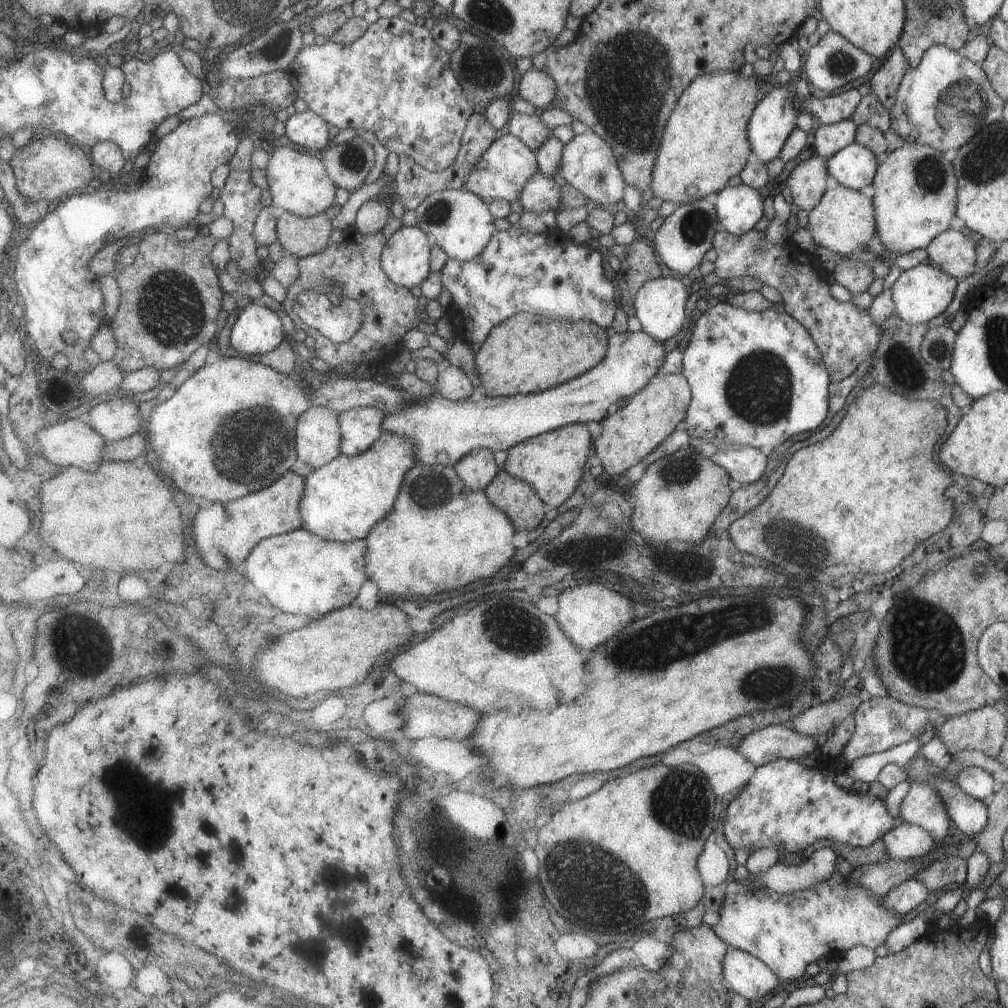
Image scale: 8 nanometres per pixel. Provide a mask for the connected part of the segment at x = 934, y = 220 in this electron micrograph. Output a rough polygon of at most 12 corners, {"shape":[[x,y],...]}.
{"shape":[[917,143],[872,180],[876,240],[925,248],[956,215],[953,162]]}

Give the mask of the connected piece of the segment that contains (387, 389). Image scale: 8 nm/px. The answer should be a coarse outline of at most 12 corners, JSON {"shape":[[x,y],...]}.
{"shape":[[613,333],[587,373],[537,394],[417,400],[372,379],[313,406],[377,407],[424,465],[600,422],[661,370],[663,342]]}

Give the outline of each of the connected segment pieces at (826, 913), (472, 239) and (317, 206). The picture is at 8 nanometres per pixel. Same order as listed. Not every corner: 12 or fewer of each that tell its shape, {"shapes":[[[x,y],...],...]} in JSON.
{"shapes":[[[846,878],[731,891],[713,932],[784,984],[898,914]],[[466,189],[429,195],[421,227],[451,259],[484,252],[489,202]],[[273,150],[273,205],[312,217],[335,206],[339,187],[322,158]]]}

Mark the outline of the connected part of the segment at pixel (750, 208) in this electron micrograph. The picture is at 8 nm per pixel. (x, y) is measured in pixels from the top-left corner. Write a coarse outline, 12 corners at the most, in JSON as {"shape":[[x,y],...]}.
{"shape":[[739,183],[713,195],[717,220],[730,235],[763,216],[758,189]]}

